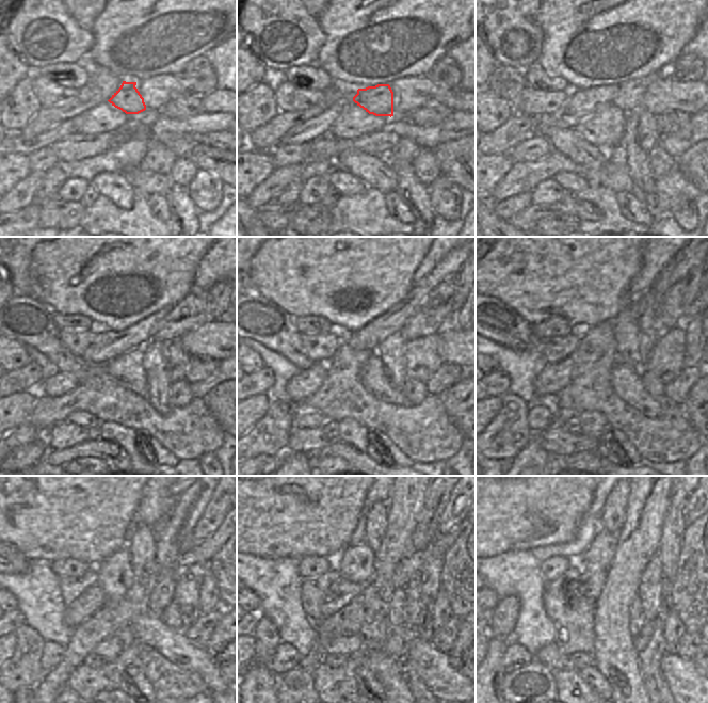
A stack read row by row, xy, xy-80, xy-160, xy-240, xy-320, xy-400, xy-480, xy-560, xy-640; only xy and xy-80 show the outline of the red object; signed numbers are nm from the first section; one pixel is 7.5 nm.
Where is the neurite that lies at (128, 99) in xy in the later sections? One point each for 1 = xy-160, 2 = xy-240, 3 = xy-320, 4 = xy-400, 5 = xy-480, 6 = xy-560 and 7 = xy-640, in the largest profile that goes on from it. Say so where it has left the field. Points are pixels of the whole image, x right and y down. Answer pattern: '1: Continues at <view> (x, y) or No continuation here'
1: Continues at xy-160 (631, 93)
2: Continues at xy-240 (189, 314)
3: Continues at xy-320 (434, 315)
4: Continues at xy-400 (678, 299)
5: Continues at xy-480 (214, 514)
6: Continues at xy-560 (453, 514)
7: Continues at xy-640 (692, 510)

